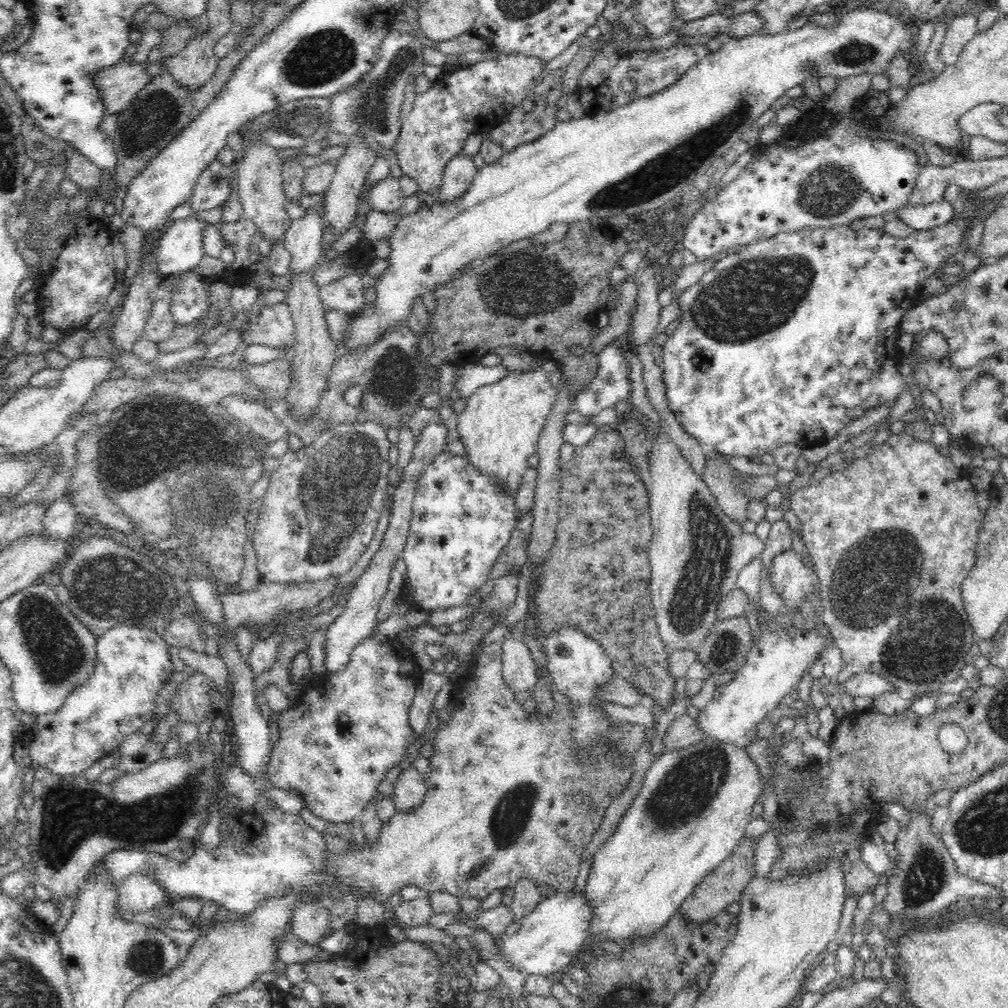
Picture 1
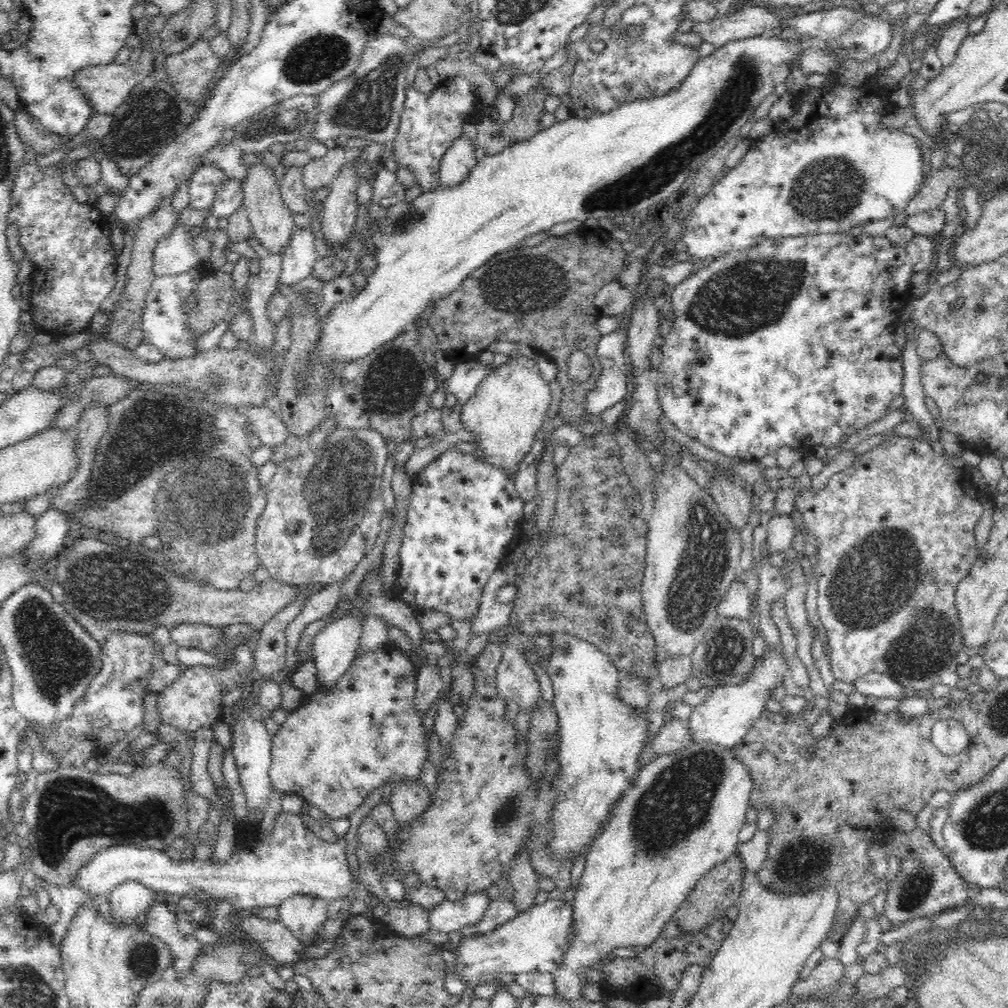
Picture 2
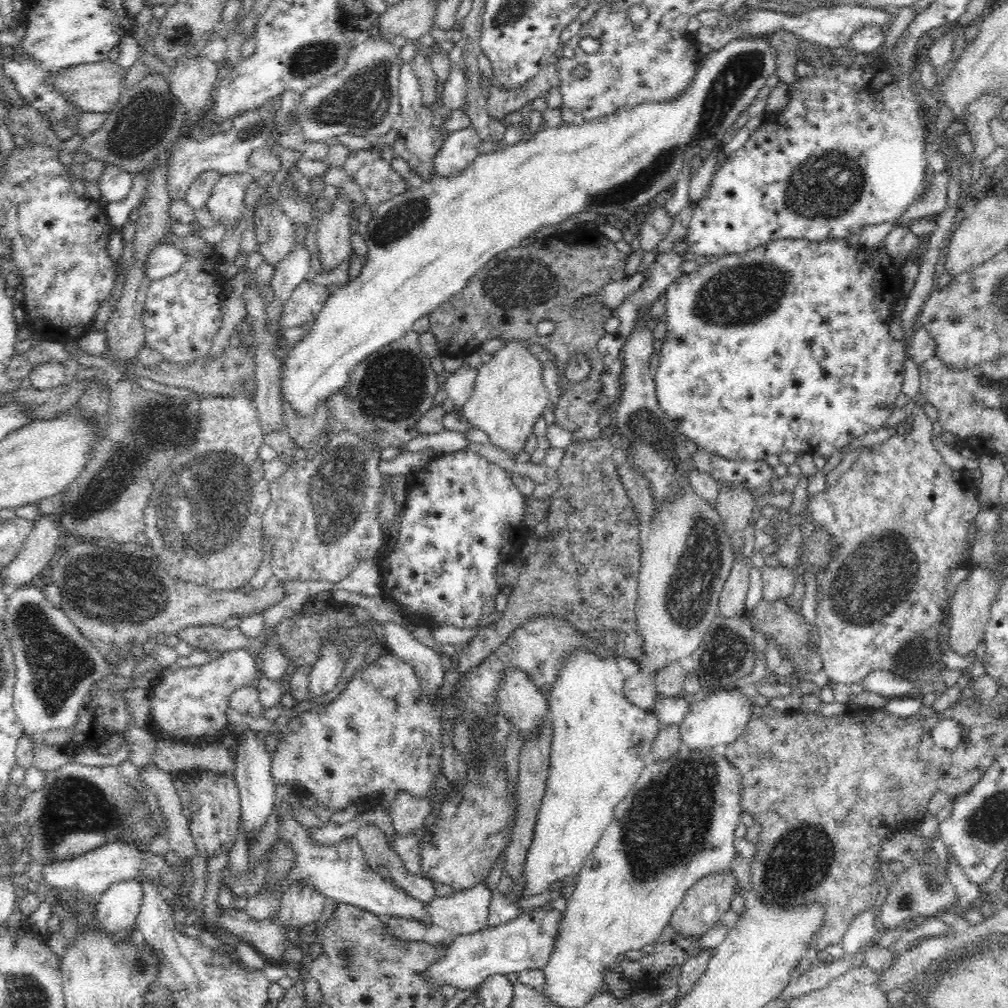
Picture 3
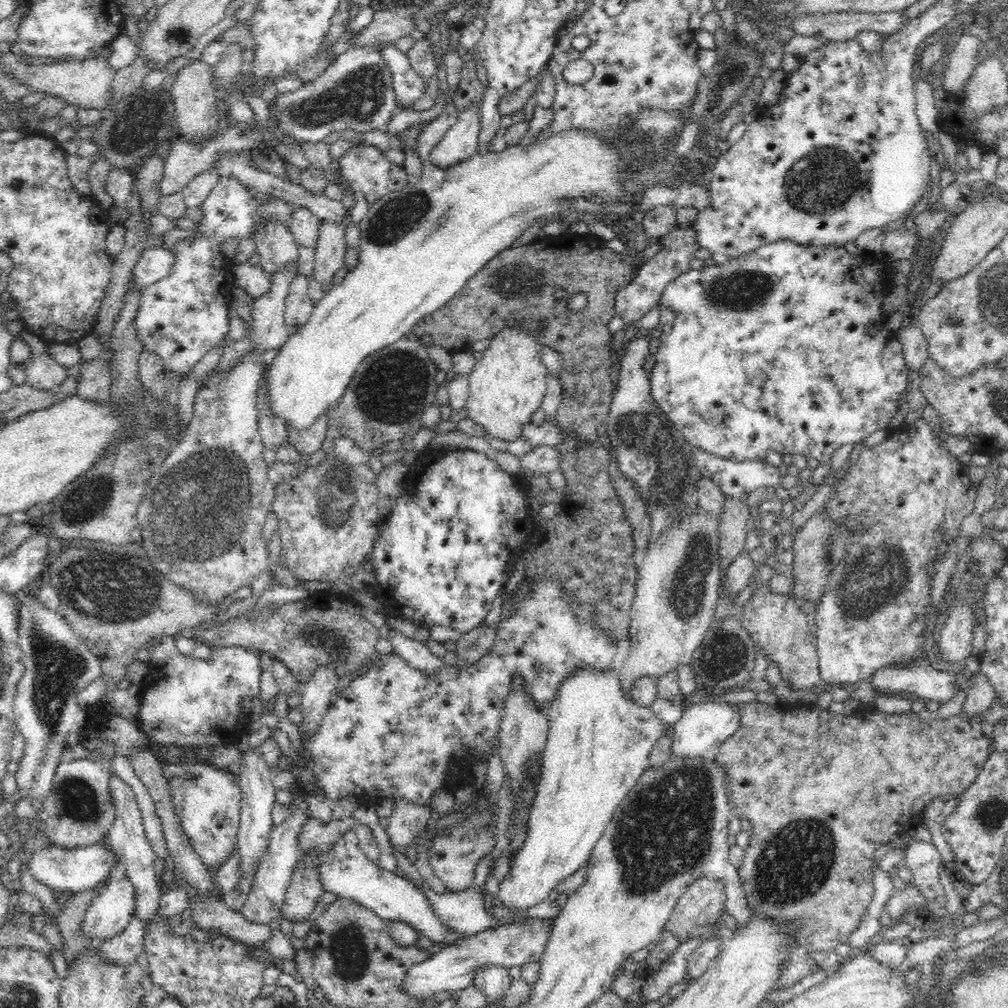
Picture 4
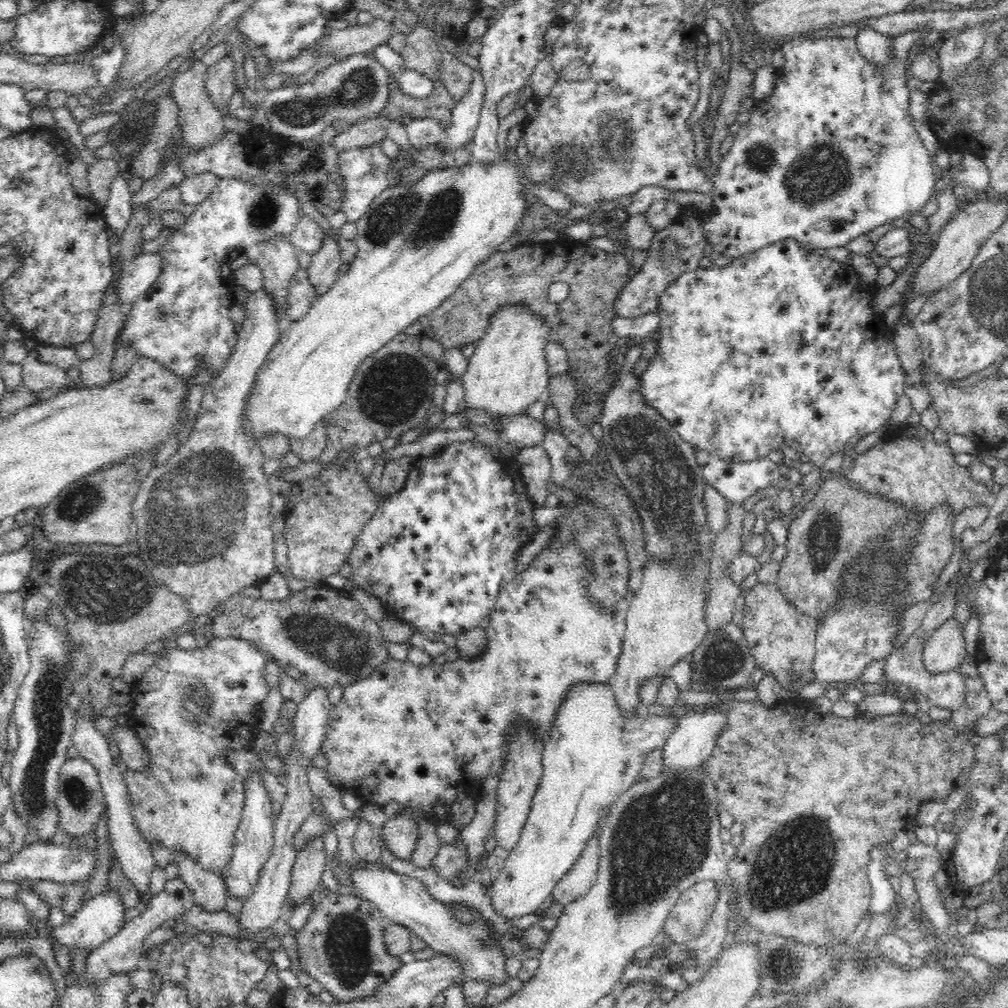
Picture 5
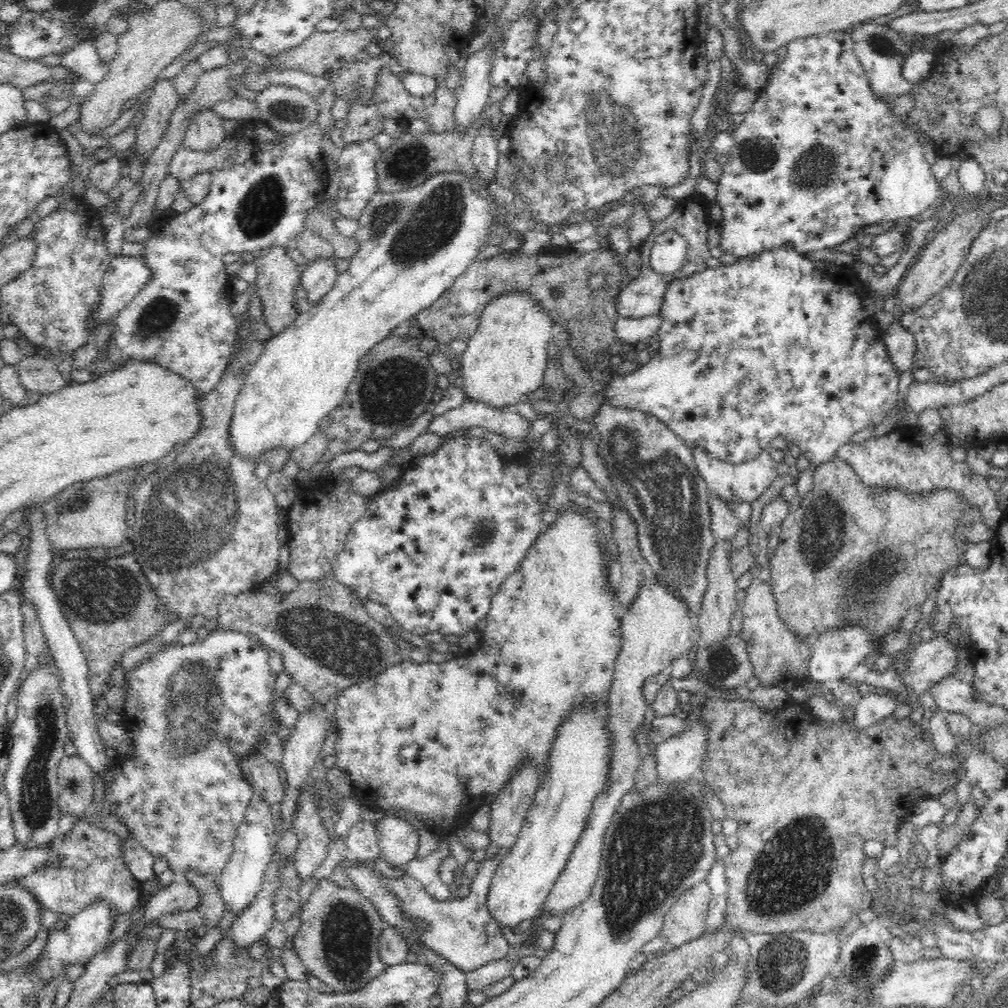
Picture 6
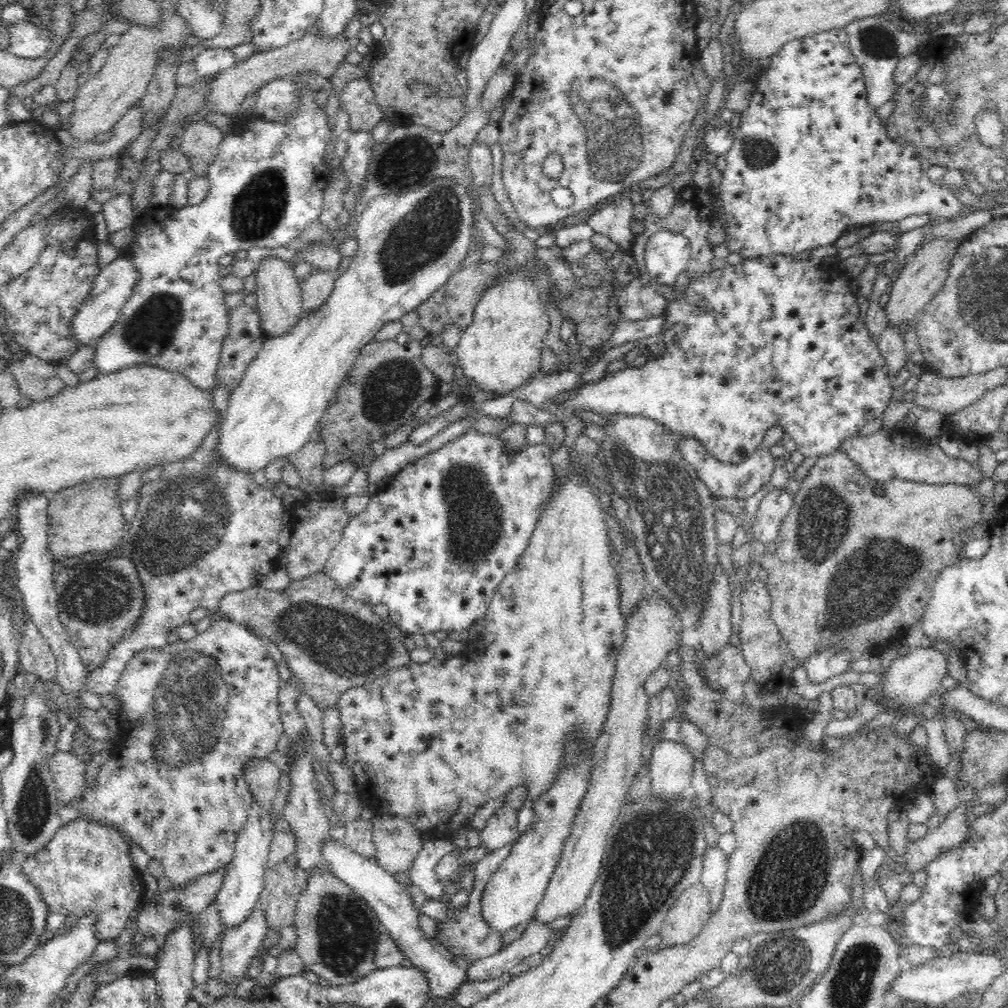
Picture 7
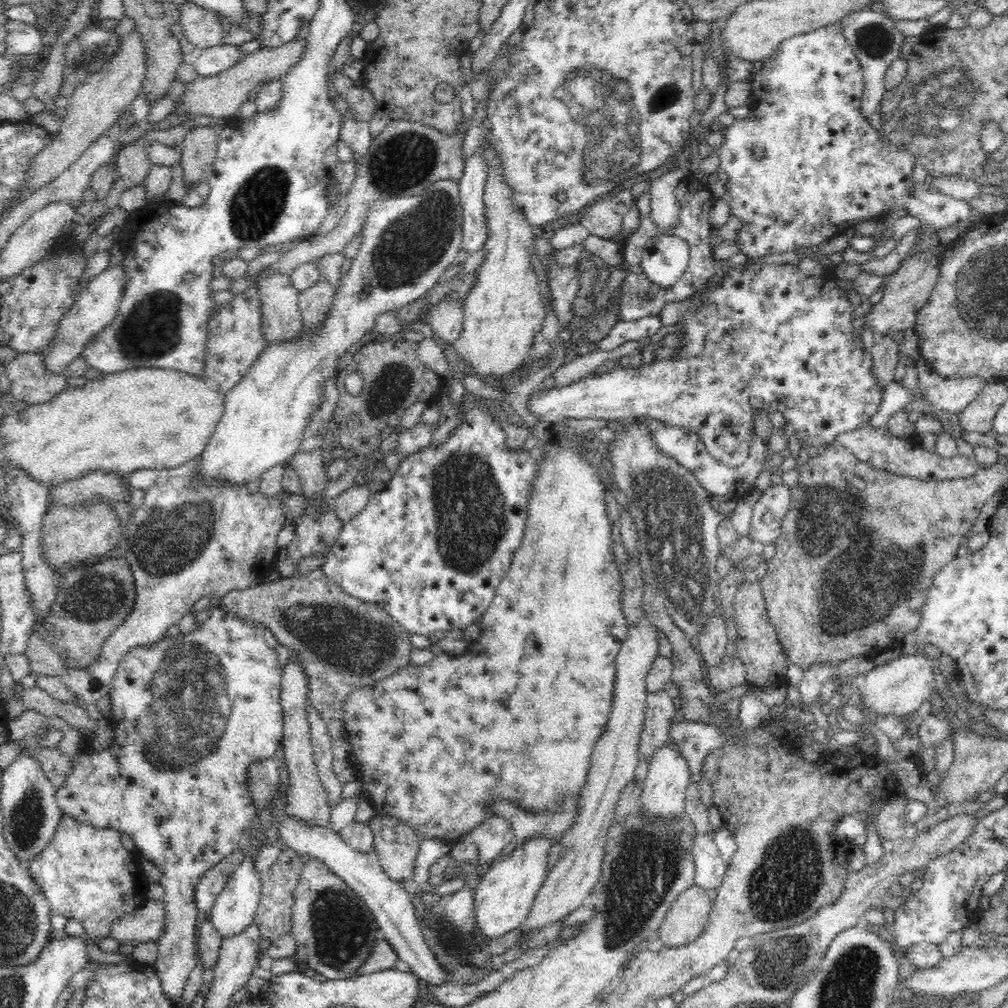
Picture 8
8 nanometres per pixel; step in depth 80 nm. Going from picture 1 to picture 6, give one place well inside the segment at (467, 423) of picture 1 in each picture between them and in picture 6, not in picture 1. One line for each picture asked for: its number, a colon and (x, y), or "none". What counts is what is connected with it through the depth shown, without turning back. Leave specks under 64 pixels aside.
2: (509, 405)
3: (509, 395)
4: (507, 384)
5: (507, 372)
6: (506, 359)

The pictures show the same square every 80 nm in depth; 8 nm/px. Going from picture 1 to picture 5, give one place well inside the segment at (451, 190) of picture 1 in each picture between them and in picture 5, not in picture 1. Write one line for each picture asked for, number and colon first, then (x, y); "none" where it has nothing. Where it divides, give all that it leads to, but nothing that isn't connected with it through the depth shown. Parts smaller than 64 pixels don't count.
2: (455, 165)
3: (461, 147)
4: (462, 140)
5: (465, 117)

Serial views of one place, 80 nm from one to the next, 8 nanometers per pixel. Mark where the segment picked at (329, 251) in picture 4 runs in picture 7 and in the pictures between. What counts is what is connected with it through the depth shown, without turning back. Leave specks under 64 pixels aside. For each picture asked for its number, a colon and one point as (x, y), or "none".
5: (322, 273)
6: (318, 278)
7: (316, 289)

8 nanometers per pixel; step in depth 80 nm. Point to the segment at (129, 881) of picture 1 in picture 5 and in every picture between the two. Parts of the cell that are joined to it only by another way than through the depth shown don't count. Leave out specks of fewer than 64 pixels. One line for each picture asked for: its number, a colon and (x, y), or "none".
2: (129, 899)
3: (117, 908)
4: (109, 912)
5: (100, 918)

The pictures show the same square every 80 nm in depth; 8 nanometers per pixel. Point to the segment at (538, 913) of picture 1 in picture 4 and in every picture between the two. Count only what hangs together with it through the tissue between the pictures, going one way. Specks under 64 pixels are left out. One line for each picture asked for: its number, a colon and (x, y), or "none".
2: (535, 940)
3: (526, 942)
4: (454, 967)

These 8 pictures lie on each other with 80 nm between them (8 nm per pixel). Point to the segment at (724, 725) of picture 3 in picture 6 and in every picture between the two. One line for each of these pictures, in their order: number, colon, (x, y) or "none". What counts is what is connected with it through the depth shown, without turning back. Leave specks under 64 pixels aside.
4: (702, 726)
5: (692, 741)
6: (678, 758)

